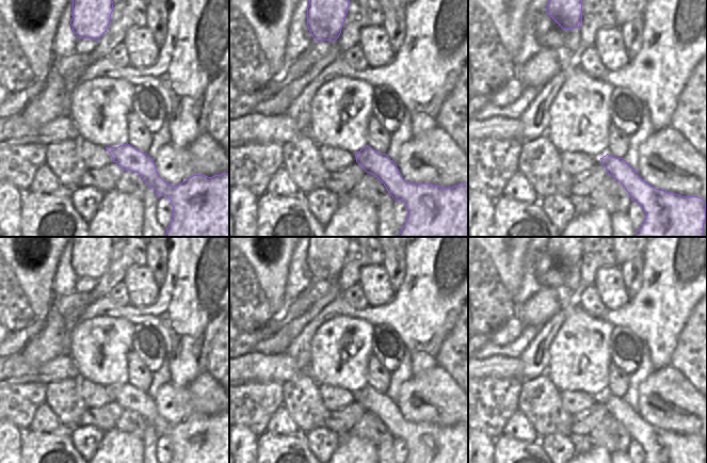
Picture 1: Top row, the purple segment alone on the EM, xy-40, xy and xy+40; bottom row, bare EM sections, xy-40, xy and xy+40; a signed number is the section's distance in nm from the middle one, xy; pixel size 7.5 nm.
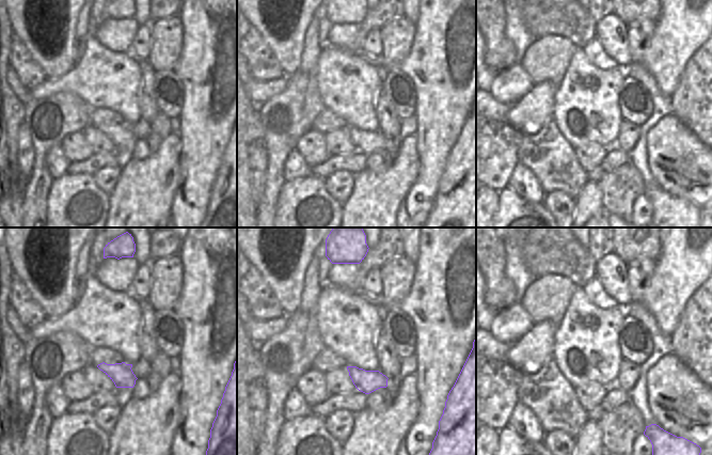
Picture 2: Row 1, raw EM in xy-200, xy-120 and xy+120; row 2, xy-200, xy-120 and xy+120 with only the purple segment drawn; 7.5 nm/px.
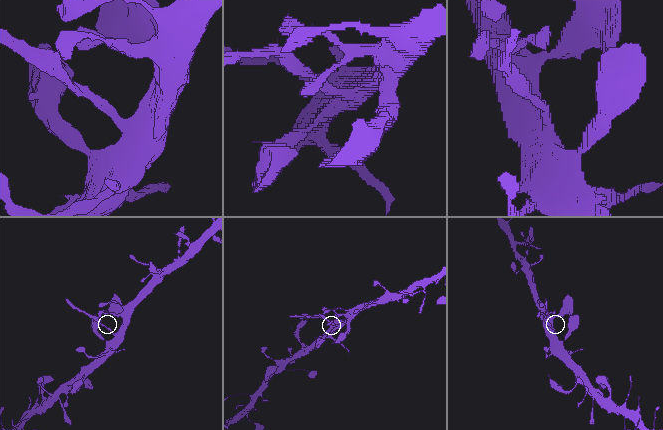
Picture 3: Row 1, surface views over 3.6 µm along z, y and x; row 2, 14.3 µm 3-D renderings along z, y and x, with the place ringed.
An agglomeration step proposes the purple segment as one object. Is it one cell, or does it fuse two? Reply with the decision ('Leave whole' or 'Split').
Split.

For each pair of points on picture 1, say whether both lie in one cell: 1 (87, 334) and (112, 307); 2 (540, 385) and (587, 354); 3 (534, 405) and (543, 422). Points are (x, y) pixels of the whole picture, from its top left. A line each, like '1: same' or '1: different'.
1: different
2: different
3: same

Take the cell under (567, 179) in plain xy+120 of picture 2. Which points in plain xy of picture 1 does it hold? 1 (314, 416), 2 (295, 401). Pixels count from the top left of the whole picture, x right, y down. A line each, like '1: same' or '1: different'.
1: same
2: same

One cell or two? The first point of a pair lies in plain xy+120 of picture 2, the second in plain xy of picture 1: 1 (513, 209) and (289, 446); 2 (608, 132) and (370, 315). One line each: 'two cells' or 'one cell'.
1: one cell
2: two cells

